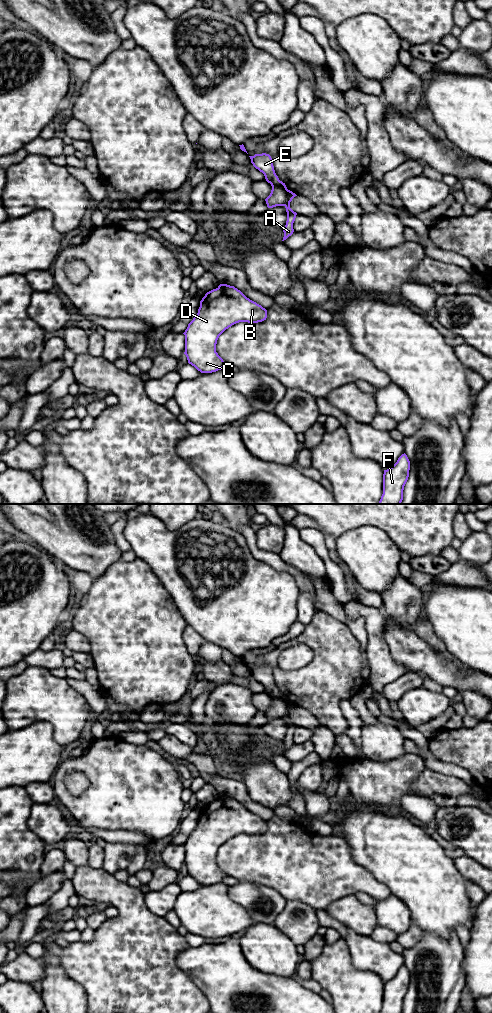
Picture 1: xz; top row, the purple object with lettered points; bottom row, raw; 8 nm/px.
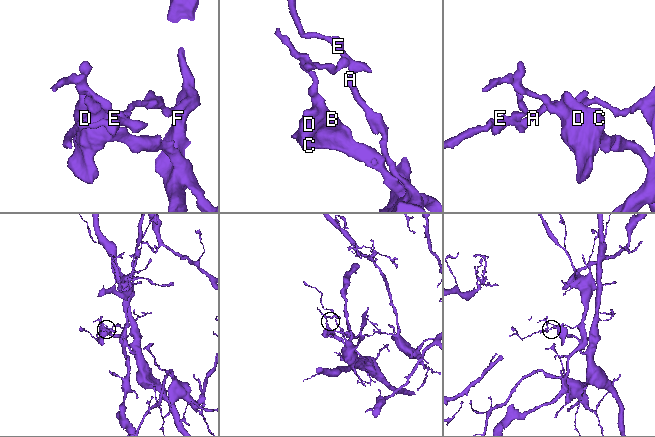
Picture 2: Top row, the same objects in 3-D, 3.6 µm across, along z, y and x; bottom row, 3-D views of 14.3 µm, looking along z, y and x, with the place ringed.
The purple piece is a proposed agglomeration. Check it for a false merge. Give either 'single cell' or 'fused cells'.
fused cells

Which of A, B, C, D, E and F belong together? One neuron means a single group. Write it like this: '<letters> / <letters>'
A E F / B C D

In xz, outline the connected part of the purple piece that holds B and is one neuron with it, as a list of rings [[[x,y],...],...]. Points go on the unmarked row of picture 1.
[[[220,796],[205,806],[197,827],[183,845],[188,875],[201,885],[222,882],[226,875],[216,864],[219,848],[236,835],[258,835],[266,830],[267,822],[261,817],[234,798]]]

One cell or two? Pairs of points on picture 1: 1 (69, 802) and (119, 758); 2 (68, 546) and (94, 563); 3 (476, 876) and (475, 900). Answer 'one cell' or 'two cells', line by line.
1: one cell
2: one cell
3: two cells

